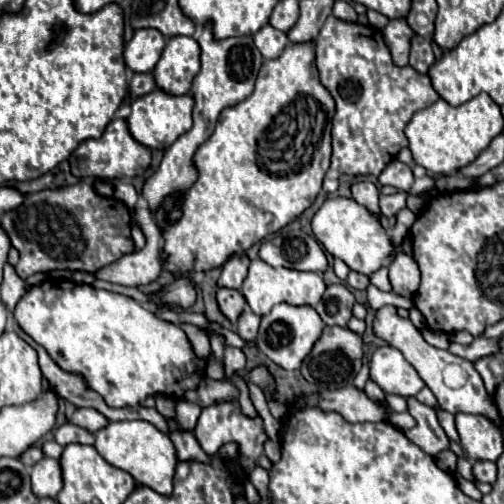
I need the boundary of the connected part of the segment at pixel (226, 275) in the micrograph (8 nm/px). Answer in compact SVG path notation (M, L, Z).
M246 253L230 257L230 259L224 263L224 269L222 269L222 275L220 275L218 285L220 285L220 287L230 287L230 289L240 289L242 281L246 279L248 265L250 265L250 259L248 259Z

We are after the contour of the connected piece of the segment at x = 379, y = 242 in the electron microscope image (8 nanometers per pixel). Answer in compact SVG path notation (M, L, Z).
M328 197L322 207L314 213L312 233L322 243L322 247L332 255L340 257L352 271L370 275L384 265L390 265L394 259L394 247L382 229L380 221L354 199L348 197Z

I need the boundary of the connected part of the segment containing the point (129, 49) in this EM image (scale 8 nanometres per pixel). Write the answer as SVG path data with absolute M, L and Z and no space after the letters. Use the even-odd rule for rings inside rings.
M138 29L124 49L124 61L134 73L150 73L158 63L166 37L158 29Z

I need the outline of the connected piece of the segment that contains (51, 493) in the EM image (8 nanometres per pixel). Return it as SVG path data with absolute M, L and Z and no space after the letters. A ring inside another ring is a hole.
M44 457L32 467L32 489L36 497L54 499L62 489L62 471L58 459Z

